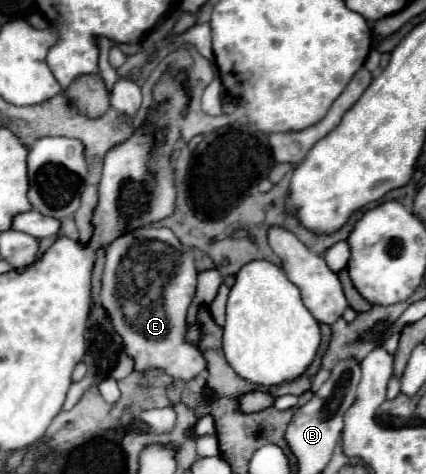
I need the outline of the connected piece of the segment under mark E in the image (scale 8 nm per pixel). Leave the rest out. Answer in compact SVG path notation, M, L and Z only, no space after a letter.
M139 228L131 234L123 234L107 248L101 304L109 312L115 332L123 336L127 354L135 360L135 370L157 368L169 376L191 380L207 370L207 362L197 346L185 342L185 318L187 308L195 296L197 268L191 254L183 248L179 238L169 228Z

